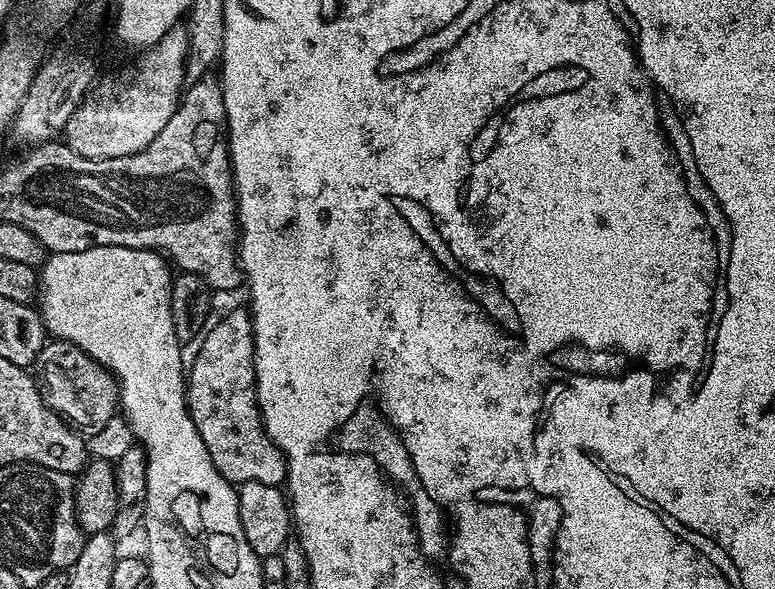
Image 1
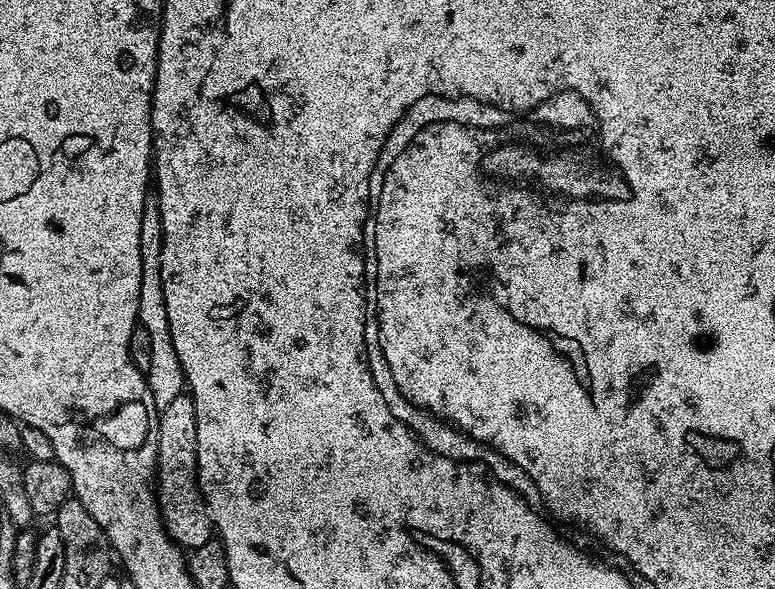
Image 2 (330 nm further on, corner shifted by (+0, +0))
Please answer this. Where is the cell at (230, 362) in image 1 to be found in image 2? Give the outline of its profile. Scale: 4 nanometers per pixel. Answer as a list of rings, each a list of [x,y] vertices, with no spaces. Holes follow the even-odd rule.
[[[185,394],[174,398],[170,406],[160,412],[158,426],[158,462],[156,463],[156,503],[160,505],[160,519],[168,535],[185,550],[202,546],[213,539],[214,529],[208,509],[196,482],[196,419],[194,402]]]

